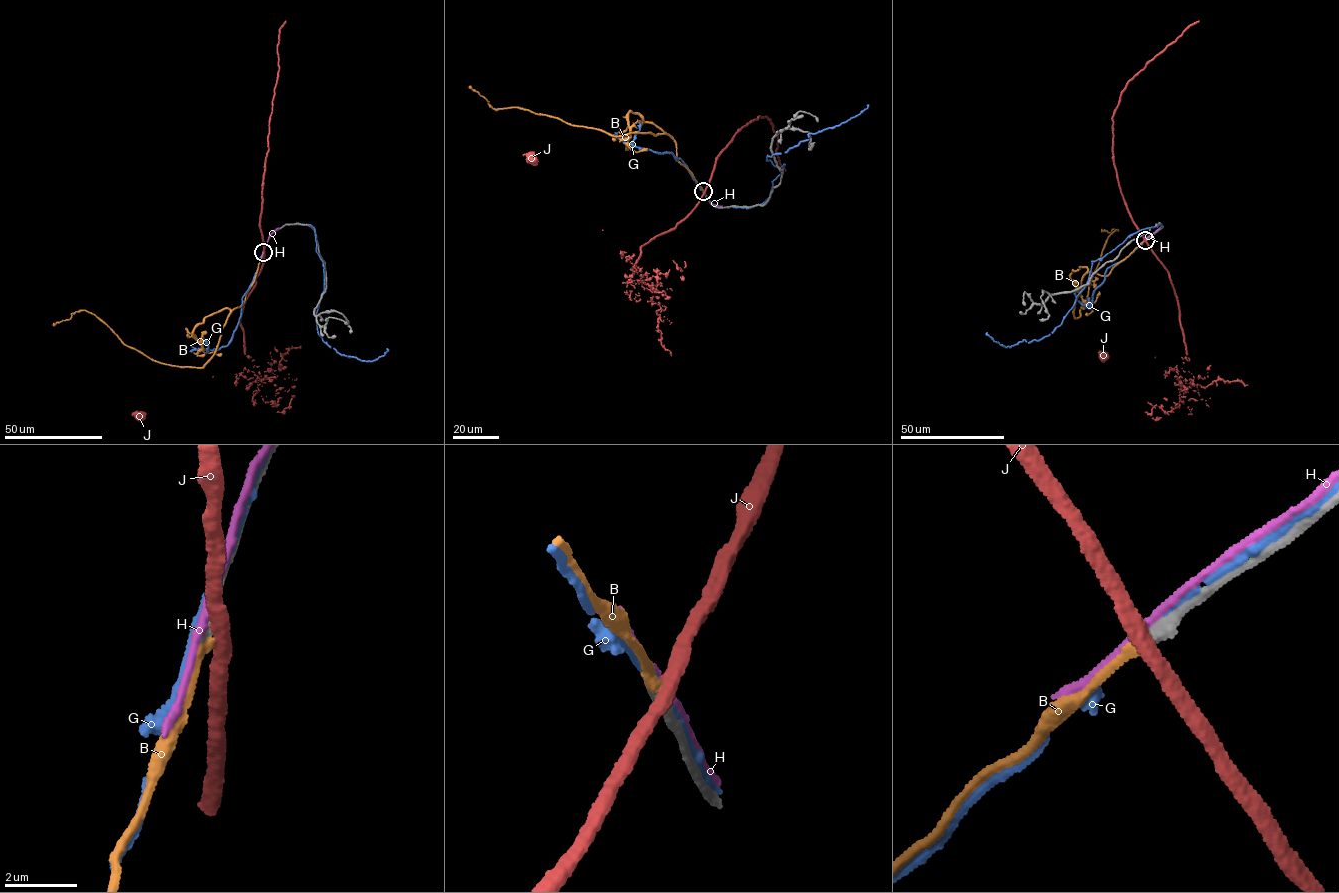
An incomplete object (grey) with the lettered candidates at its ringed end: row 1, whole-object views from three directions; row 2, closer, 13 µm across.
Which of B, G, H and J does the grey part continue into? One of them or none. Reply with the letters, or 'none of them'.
B

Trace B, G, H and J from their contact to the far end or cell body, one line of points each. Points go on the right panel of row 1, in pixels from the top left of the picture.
B: (1145, 240), (1107, 275), (1085, 274), (1074, 307), (1077, 318), (1107, 238), (1117, 230), (1108, 232), (1102, 229)
G: (1148, 238), (1162, 225), (1131, 234), (1092, 261), (1086, 285), (1062, 323), (1049, 335), (1006, 347), (986, 332)
H: (1146, 239), (1161, 224)
J: (1145, 240), (1169, 274), (1186, 360), (1182, 368), (1164, 374), (1155, 357), (1104, 355)

